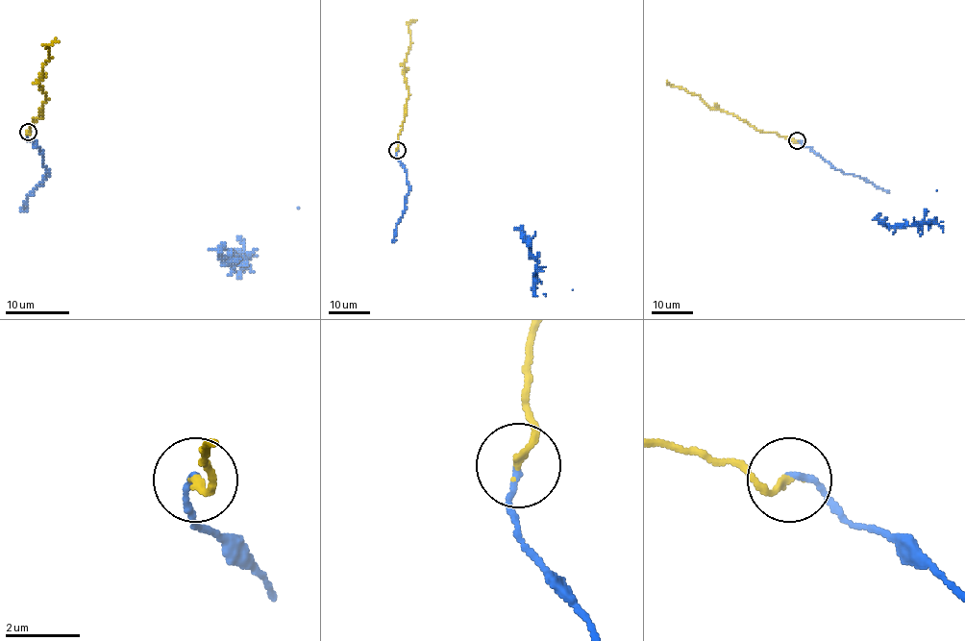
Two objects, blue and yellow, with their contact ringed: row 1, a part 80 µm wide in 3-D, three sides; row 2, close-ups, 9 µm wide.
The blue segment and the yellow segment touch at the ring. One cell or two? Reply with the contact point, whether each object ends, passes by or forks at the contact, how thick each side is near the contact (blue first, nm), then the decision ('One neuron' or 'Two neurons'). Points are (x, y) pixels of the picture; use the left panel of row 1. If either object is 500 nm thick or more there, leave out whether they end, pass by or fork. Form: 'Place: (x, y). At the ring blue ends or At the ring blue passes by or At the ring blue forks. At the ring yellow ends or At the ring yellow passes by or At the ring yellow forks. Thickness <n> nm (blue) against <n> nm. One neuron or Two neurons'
Place: (28, 132). At the ring blue ends. At the ring yellow ends. Thickness 150 nm (blue) against 190 nm. One neuron

